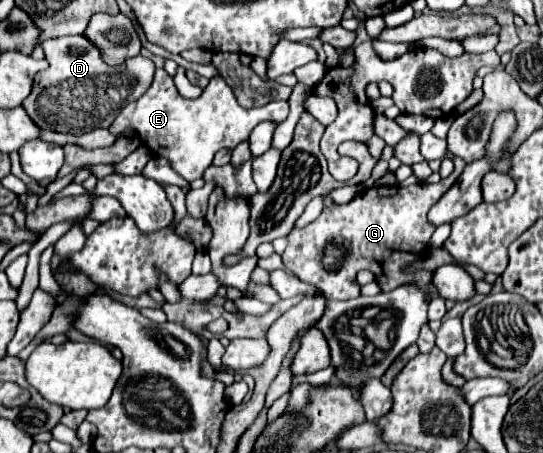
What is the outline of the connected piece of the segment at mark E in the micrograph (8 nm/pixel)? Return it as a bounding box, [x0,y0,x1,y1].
[108,68,289,182]

